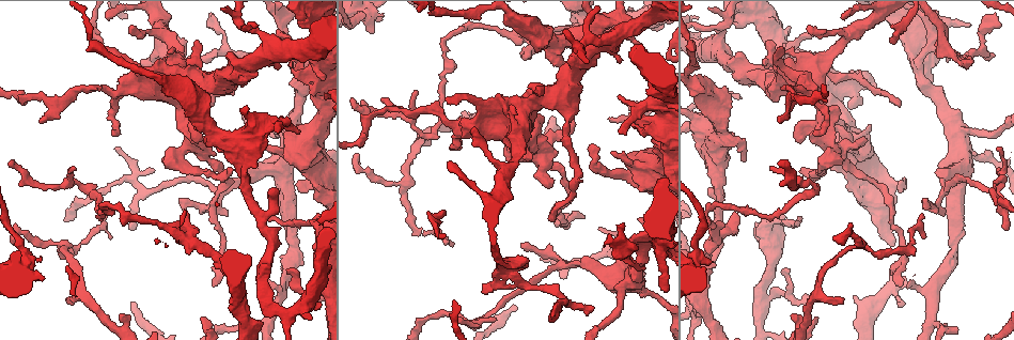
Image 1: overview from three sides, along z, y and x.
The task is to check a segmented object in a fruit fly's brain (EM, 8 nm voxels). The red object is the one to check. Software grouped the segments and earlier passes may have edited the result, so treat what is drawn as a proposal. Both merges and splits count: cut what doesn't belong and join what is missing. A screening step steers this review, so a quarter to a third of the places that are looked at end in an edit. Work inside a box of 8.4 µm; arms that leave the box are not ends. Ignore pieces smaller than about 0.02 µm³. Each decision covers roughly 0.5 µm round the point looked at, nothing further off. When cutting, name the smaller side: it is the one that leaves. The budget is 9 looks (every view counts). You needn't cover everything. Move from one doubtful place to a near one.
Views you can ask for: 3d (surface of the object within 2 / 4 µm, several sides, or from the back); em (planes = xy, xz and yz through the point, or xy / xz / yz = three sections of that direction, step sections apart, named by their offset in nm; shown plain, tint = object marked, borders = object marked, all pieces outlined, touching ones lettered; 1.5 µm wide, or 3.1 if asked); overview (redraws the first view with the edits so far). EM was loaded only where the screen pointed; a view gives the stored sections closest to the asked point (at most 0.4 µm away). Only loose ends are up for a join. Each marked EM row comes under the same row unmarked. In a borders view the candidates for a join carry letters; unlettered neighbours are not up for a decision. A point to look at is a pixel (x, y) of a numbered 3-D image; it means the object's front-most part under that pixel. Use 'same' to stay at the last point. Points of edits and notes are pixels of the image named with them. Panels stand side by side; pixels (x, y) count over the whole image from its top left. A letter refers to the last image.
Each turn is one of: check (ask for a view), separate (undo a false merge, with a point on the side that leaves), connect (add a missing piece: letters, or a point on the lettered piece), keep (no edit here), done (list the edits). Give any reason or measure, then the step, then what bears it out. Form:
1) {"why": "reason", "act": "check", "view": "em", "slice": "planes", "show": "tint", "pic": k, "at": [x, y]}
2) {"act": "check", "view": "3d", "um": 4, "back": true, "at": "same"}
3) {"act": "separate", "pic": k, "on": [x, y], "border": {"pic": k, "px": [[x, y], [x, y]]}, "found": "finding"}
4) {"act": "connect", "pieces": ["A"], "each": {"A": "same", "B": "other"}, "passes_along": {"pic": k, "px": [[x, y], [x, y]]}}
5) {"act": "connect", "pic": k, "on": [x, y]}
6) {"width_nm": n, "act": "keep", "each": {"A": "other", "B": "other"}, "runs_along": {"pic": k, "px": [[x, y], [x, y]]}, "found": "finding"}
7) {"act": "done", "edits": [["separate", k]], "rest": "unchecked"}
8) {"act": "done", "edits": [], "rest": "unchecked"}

{"why": "branch stops here", "act": "check", "view": "em", "slice": "planes", "show": "borders", "pic": 1, "at": [641, 43]}

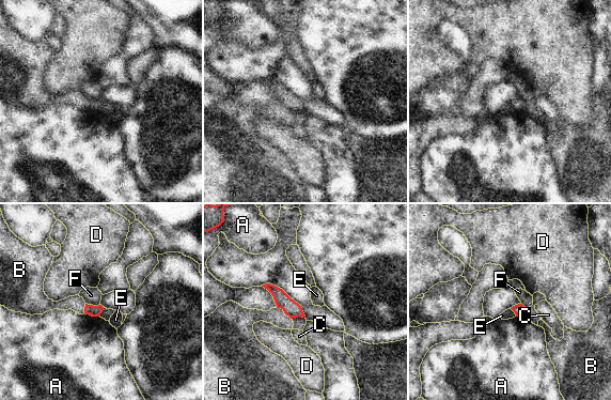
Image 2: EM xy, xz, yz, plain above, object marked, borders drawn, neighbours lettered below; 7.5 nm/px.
{"longest_contact_nm": ["A", 200], "act": "keep", "each": {"A": "other", "B": "other", "C": "other", "D": "other", "E": "other", "F": "other"}, "border": {"pic": 2, "px": [[510, 308], [516, 316]]}, "found": "none of them fits"}

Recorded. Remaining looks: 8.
{"act": "check", "view": "3d", "um": 4, "pic": 1, "at": [781, 48]}

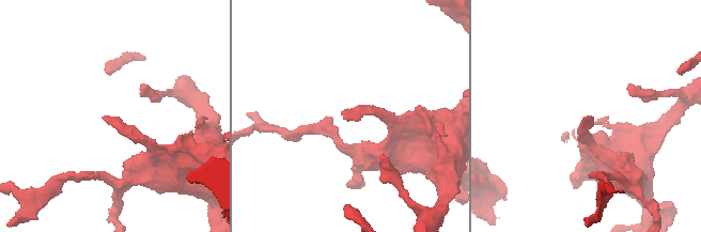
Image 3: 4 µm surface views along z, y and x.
{"act": "check", "view": "em", "slice": "planes", "show": "borders", "pic": 3, "at": [589, 116]}

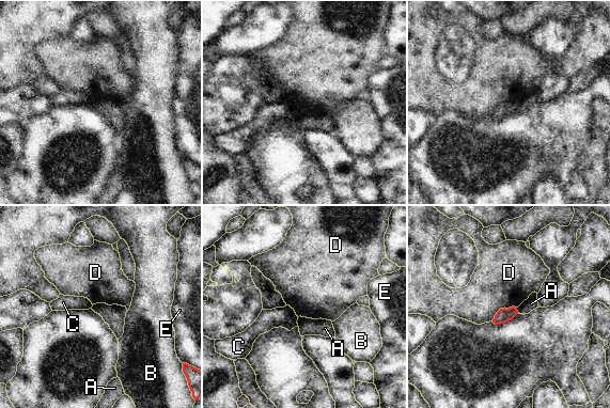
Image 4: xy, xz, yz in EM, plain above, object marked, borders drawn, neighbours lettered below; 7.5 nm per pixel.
{"width_nm": 110, "longest_contact_nm": ["D", 220], "act": "keep", "each": {"A": "other", "B": "other", "C": "other", "D": "other", "E": "other"}, "found": "no lettered piece goes on from it"}

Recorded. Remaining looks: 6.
{"why": "free end", "act": "check", "view": "3d", "um": 2, "pic": 1, "at": [463, 114]}

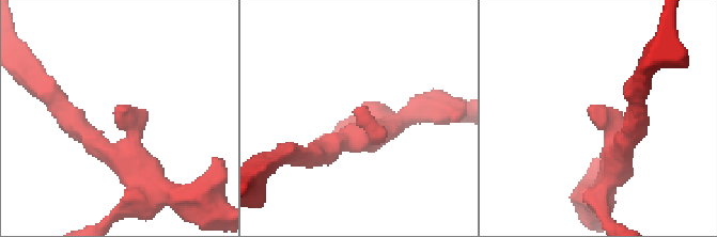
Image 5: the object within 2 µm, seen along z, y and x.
{"arm_widths_nm": [200, 280], "act": "check", "view": "em", "slice": "planes", "show": "borders", "pic": 5, "at": [119, 107]}

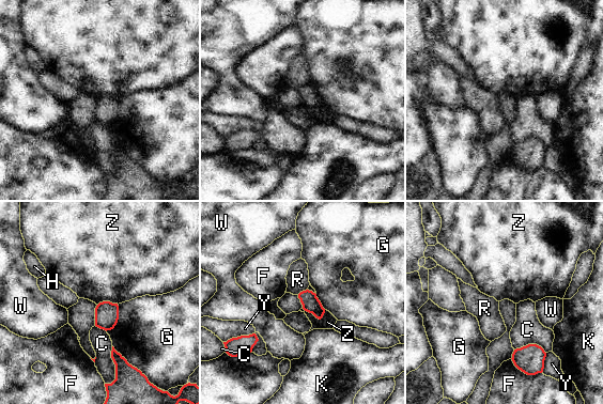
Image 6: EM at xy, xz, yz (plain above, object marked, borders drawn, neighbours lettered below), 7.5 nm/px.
{"longest_contact_nm": ["C", 240], "act": "keep", "each": {"C": "other", "F": "other", "G": "other", "H": "other", "K": "other", "R": "other", "W": "other", "Y": "other", "Z": "other"}, "border": {"pic": 6, "px": [[302, 308], [319, 319], [325, 312]]}, "found": "none of them fits"}

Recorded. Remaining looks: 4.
{"why": "free end", "act": "check", "view": "em", "slice": "planes", "show": "borders", "pic": 1, "at": [837, 119]}

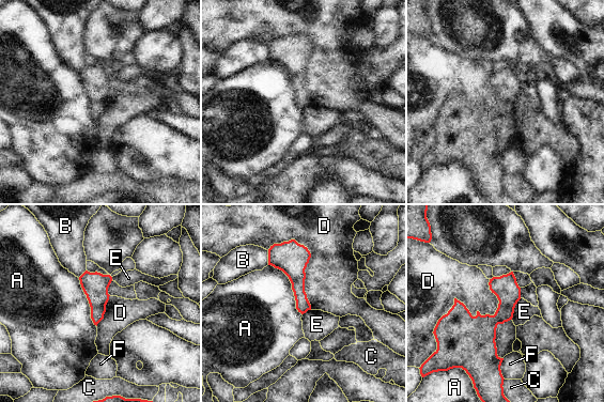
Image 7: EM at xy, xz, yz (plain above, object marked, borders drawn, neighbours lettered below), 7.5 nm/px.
{"act": "keep", "each": {"A": "other", "B": "other", "C": "other", "D": "other", "E": "other", "F": "other"}, "border": {"pic": 7, "px": [[521, 298], [515, 305], [511, 319]]}, "found": "no lettered piece goes on from it"}

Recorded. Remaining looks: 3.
{"act": "done", "edits": [], "rest": "unchecked"}

